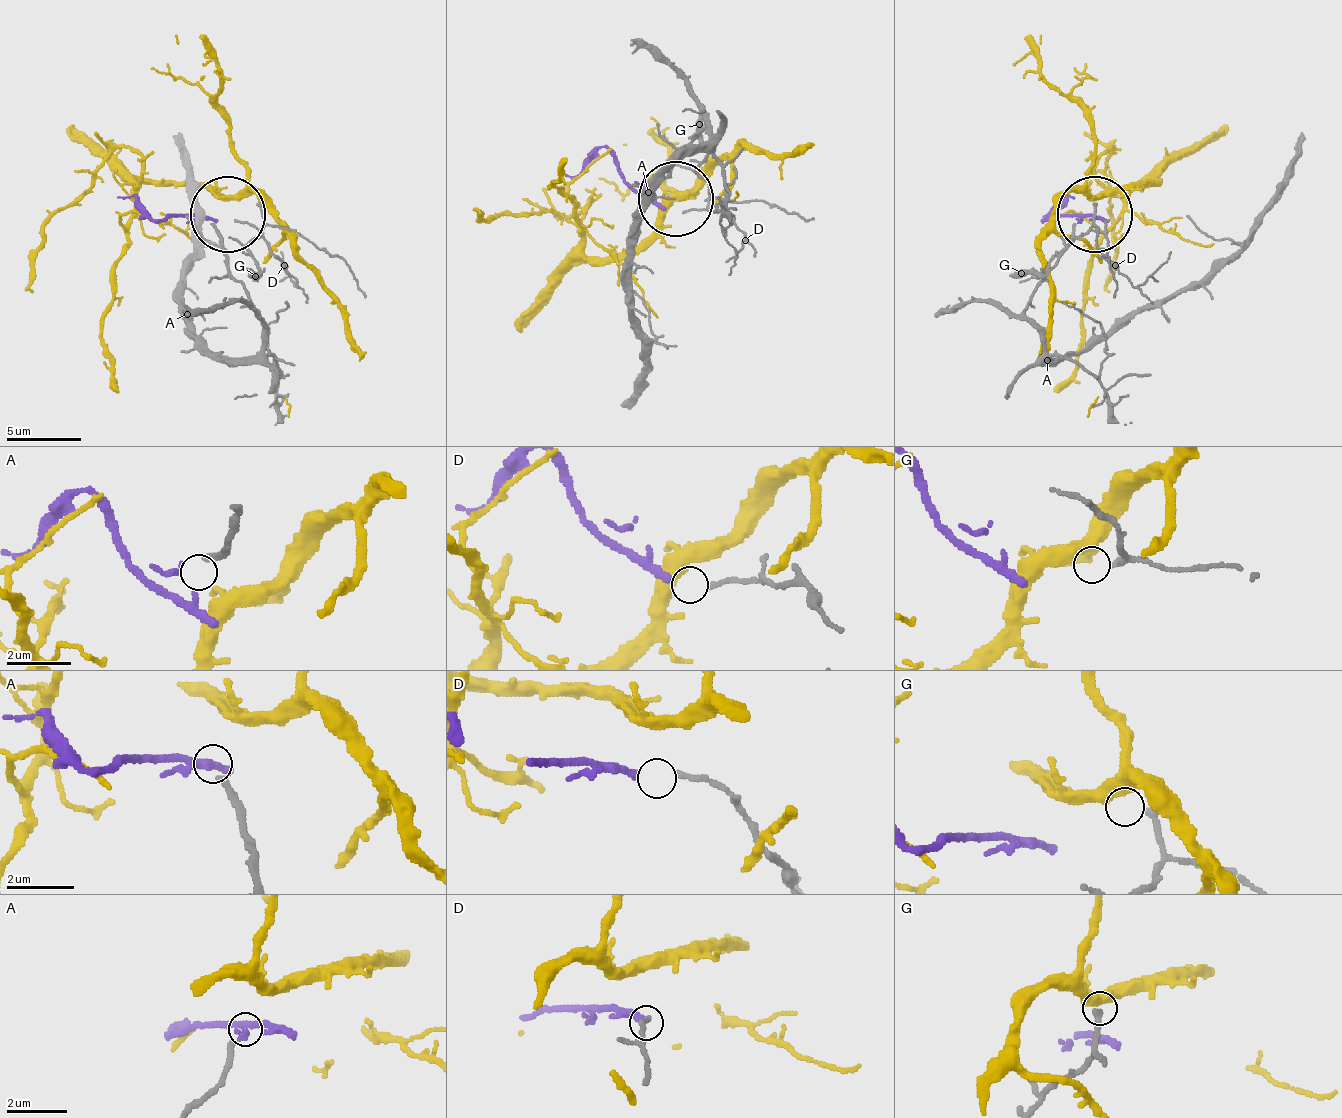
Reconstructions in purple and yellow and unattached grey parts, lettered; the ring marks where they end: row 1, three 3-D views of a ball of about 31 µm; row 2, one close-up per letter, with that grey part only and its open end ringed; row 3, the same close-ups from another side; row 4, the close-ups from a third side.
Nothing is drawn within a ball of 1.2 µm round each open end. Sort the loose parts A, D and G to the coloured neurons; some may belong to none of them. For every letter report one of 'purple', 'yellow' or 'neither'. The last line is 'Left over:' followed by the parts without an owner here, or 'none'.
A: neither
D: purple
G: yellow
Left over: A

